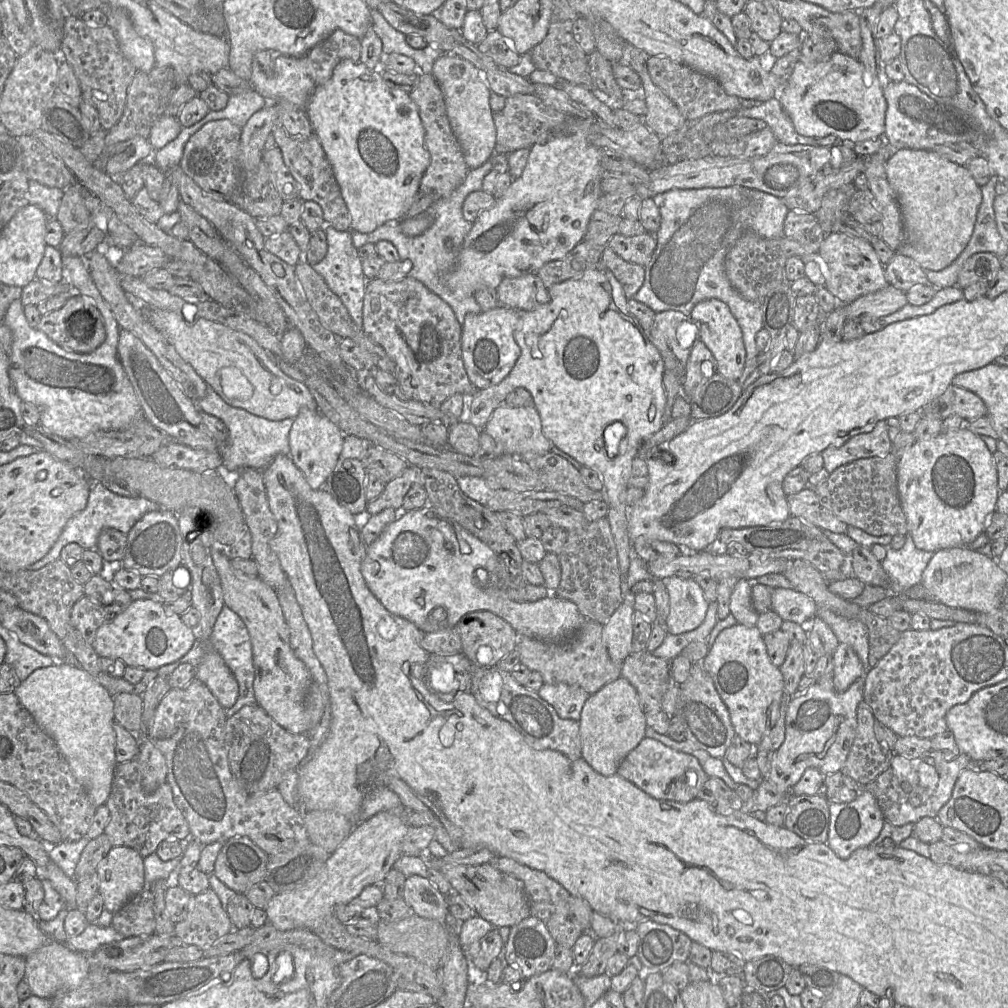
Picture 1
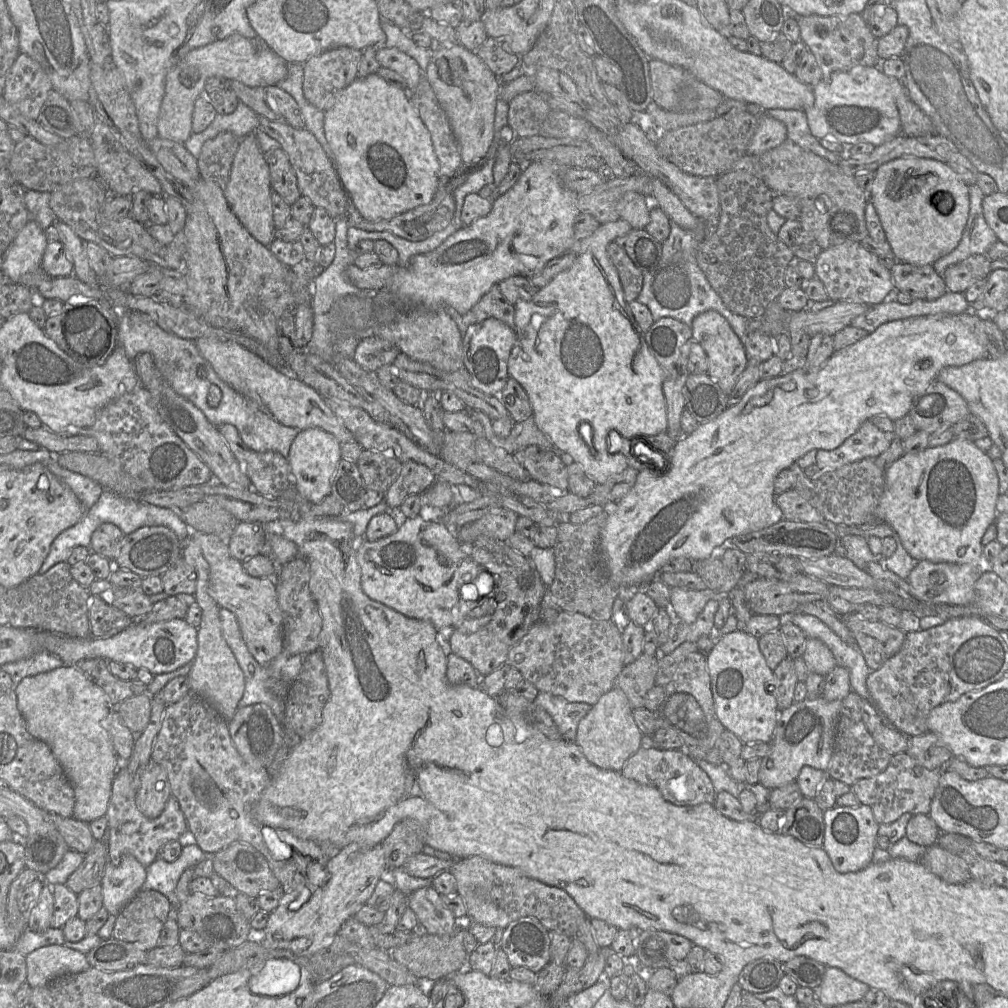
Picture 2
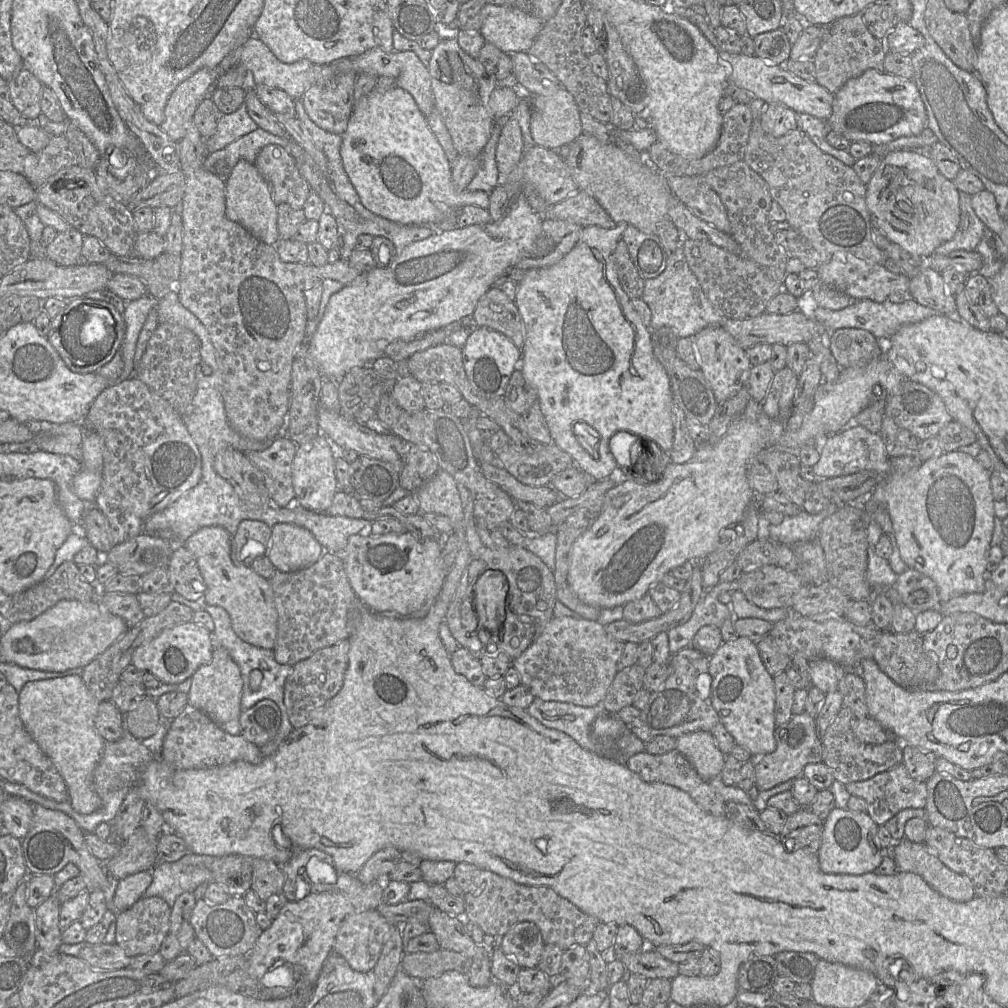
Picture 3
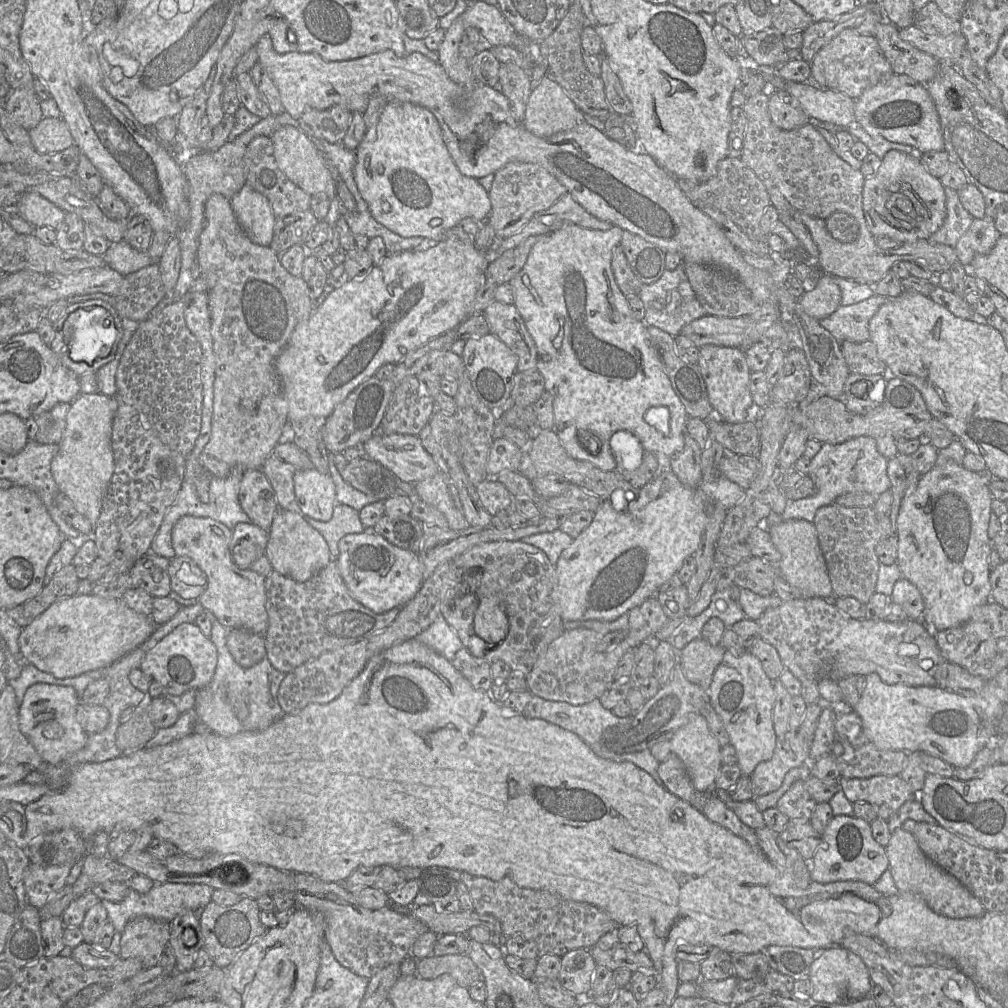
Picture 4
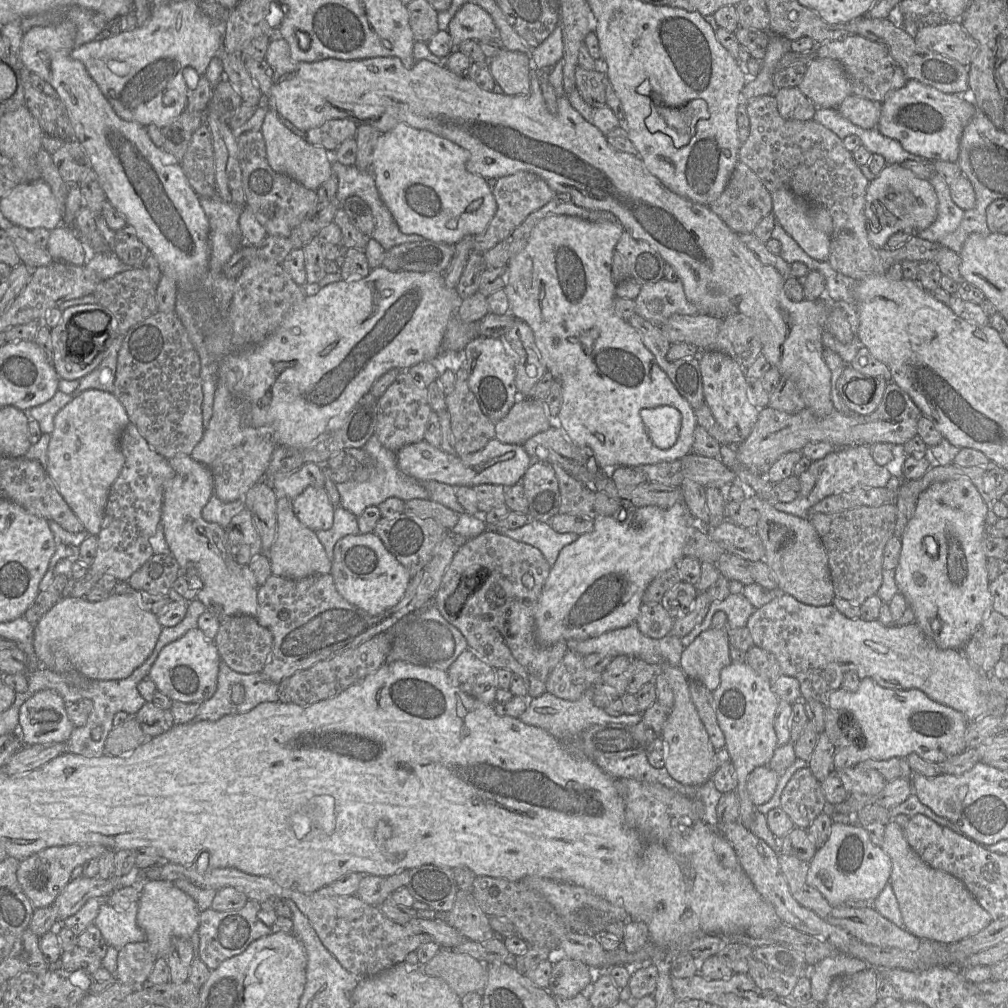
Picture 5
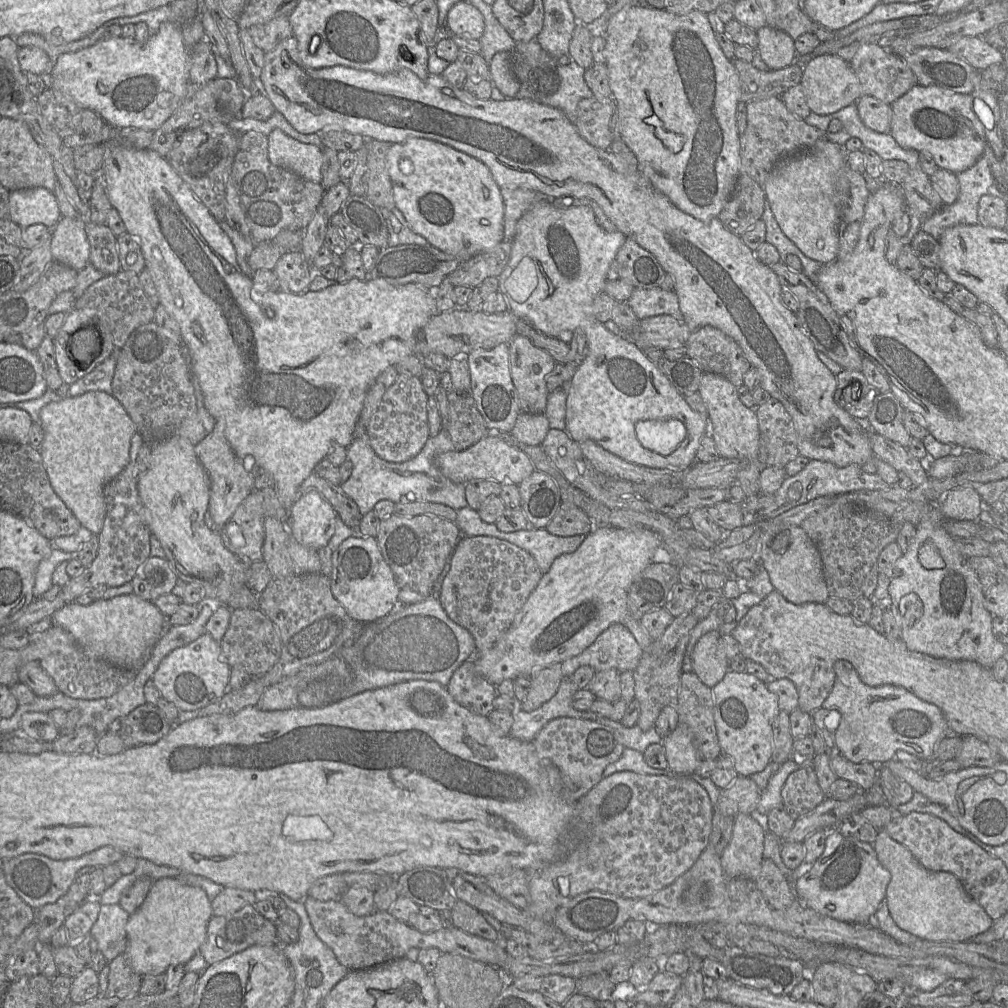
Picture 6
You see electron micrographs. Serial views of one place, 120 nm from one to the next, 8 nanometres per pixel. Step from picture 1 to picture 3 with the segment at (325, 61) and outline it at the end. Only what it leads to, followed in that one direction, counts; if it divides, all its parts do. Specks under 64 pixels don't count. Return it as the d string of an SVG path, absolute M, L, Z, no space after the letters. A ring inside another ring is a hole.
M350 71L335 76L329 84L315 84L302 96L304 109L320 128L342 135L354 105L353 90L358 73Z

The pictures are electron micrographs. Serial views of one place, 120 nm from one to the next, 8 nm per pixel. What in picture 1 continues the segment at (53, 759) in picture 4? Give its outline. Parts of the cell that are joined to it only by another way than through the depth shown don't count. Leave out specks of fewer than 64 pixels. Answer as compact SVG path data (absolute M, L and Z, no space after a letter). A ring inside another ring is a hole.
M65 662L34 670L13 691L38 727L56 743L95 808L106 803L115 768L113 697L79 665Z

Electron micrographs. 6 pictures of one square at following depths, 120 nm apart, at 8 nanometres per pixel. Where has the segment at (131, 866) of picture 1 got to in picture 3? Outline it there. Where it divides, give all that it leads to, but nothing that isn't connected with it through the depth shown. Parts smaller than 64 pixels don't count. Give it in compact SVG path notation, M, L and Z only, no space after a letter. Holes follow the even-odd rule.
M140 871L118 881L113 897L114 910L120 913L139 900L152 882L151 871Z

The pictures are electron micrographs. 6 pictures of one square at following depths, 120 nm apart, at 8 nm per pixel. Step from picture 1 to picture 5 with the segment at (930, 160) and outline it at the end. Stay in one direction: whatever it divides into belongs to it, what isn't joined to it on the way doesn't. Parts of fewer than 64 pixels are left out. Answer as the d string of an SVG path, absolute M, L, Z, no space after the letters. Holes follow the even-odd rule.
M887 164L869 182L864 214L869 243L876 249L886 247L888 238L903 231L918 234L933 224L938 213L938 199L929 180L918 178L900 164Z

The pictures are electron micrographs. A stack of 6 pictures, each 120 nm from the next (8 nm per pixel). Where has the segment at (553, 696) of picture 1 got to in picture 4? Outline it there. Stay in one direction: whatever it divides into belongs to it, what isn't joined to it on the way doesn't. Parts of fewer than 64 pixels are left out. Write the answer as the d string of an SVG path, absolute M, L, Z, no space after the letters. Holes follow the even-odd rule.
M533 695L522 714L527 718L546 720L549 723L568 730L583 740L596 755L598 753L599 755L612 758L614 758L614 755L618 754L605 747L603 743L605 730L609 727L629 724L634 716L634 714L632 714L628 717L617 717L610 710L605 709L599 699L594 699L583 705L572 705L563 701L545 700L536 695Z

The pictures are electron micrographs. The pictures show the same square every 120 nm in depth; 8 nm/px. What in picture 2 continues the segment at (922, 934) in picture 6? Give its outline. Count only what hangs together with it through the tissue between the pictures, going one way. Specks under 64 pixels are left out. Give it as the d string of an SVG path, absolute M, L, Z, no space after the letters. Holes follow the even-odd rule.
M938 844L927 847L920 862L949 884L962 884L972 879L966 862Z

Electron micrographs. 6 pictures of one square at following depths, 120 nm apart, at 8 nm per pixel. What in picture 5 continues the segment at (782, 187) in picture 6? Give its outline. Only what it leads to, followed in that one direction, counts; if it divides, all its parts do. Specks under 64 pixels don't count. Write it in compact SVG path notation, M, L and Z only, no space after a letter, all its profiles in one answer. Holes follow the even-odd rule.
M786 189L771 193L771 198L772 214L787 234L795 240L808 256L820 262L828 262L830 238L833 230L830 213L825 208L813 205Z

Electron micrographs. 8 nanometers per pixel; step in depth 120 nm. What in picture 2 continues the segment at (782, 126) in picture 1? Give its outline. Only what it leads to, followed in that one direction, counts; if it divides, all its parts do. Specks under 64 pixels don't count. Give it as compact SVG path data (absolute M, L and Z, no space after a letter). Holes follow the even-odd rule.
M772 108L764 109L762 113L783 122L787 128L787 139L803 149L811 151L831 163L838 164L842 160L839 153L825 149L821 146L819 140L812 135L807 116L803 110Z

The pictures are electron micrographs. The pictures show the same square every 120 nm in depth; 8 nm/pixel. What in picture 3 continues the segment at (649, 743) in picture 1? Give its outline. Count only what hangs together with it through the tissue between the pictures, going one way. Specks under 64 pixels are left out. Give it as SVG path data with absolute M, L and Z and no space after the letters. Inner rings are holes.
M677 750L666 754L652 755L644 751L628 759L626 766L646 782L664 783L686 793L706 812L715 816L726 816L725 802L711 787L709 782L700 778L691 763Z

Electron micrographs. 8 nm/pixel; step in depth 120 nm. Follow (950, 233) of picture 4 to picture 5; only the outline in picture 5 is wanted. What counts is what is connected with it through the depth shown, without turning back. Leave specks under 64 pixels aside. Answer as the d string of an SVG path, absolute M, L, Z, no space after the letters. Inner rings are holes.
M937 174L929 182L933 186L938 199L938 213L935 221L927 229L919 232L917 236L930 242L939 243L939 240L954 232L964 215L964 210L959 208L952 200L949 185Z

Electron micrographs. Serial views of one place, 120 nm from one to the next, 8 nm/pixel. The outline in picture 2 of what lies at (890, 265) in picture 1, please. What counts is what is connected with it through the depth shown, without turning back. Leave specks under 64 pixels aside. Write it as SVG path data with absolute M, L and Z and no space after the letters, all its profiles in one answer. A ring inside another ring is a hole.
M896 262L890 273L894 292L904 292L913 299L933 301L948 291L944 277L936 273L933 265L915 266Z

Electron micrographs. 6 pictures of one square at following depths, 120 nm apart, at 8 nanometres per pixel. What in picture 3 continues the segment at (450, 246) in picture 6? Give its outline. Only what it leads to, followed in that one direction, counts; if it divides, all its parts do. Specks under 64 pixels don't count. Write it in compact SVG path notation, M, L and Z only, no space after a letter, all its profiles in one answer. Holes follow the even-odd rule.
M402 88L384 92L371 91L354 103L347 129L341 135L340 154L344 169L361 203L370 212L406 226L424 226L440 223L450 213L467 205L484 209L490 206L490 194L485 191L458 191L452 182L452 164L428 126L414 98Z

